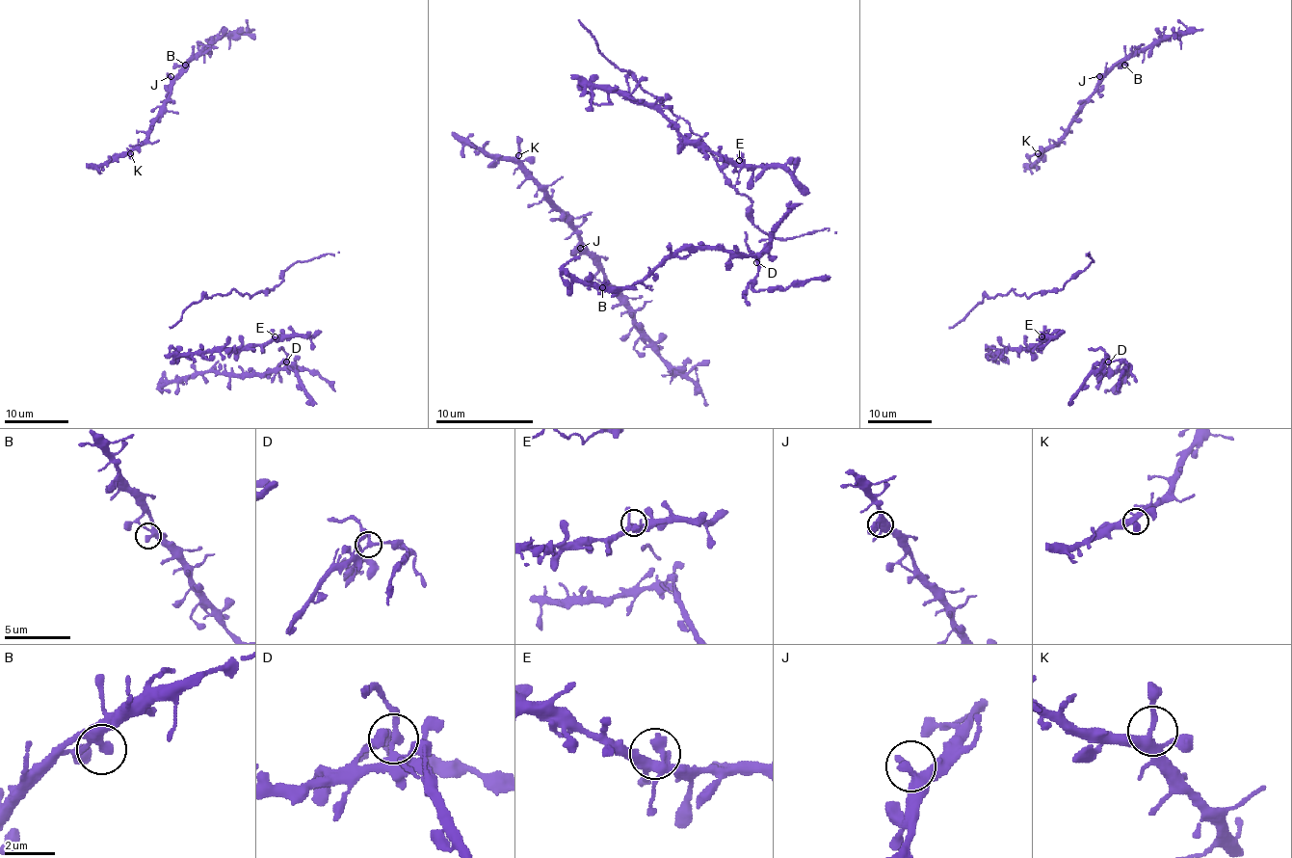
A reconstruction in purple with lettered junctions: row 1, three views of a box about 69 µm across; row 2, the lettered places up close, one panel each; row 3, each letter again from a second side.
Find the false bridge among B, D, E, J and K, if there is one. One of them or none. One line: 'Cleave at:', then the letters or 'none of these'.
Cleave at: D

